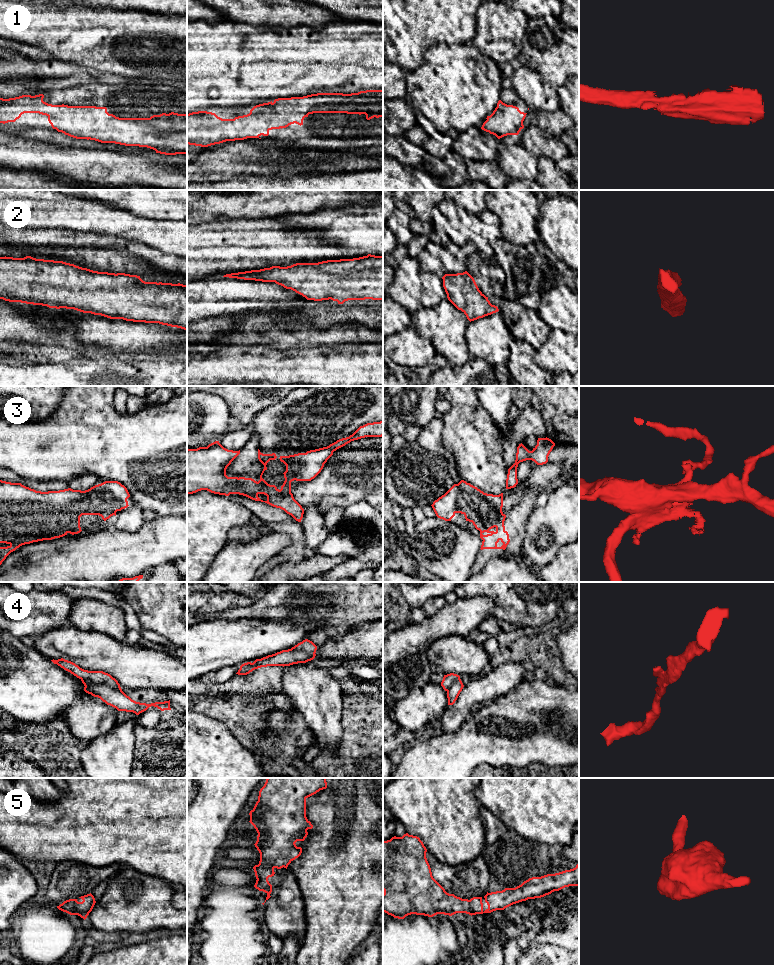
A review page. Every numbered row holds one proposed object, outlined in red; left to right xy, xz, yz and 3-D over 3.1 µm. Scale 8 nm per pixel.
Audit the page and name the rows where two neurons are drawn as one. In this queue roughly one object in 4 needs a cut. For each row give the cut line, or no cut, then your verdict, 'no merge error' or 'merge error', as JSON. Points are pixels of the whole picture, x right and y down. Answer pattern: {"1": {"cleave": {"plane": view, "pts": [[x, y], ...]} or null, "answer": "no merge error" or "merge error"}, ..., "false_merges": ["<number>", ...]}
{"1": {"cleave": null, "answer": "no merge error"}, "2": {"cleave": null, "answer": "no merge error"}, "3": {"cleave": null, "answer": "no merge error"}, "4": {"cleave": {"plane": "xy", "pts": [[81, 678], [95, 683], [106, 683], [119, 687]]}, "answer": "merge error"}, "5": {"cleave": null, "answer": "no merge error"}, "false_merges": ["4"]}

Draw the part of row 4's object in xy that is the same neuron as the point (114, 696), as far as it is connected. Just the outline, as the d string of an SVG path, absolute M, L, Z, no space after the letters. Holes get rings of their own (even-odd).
M81 679L81 681L85 686L84 691L86 693L100 698L107 705L116 708L118 711L133 712L136 715L139 715L151 706L157 707L161 711L171 710L170 700L151 704L140 703L127 696L122 691L121 687L112 687L107 684L95 684L86 679Z

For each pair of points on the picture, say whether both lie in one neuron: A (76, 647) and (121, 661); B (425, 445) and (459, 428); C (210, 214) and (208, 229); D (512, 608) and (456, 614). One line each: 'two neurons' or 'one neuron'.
A: one neuron
B: two neurons
C: two neurons
D: two neurons

